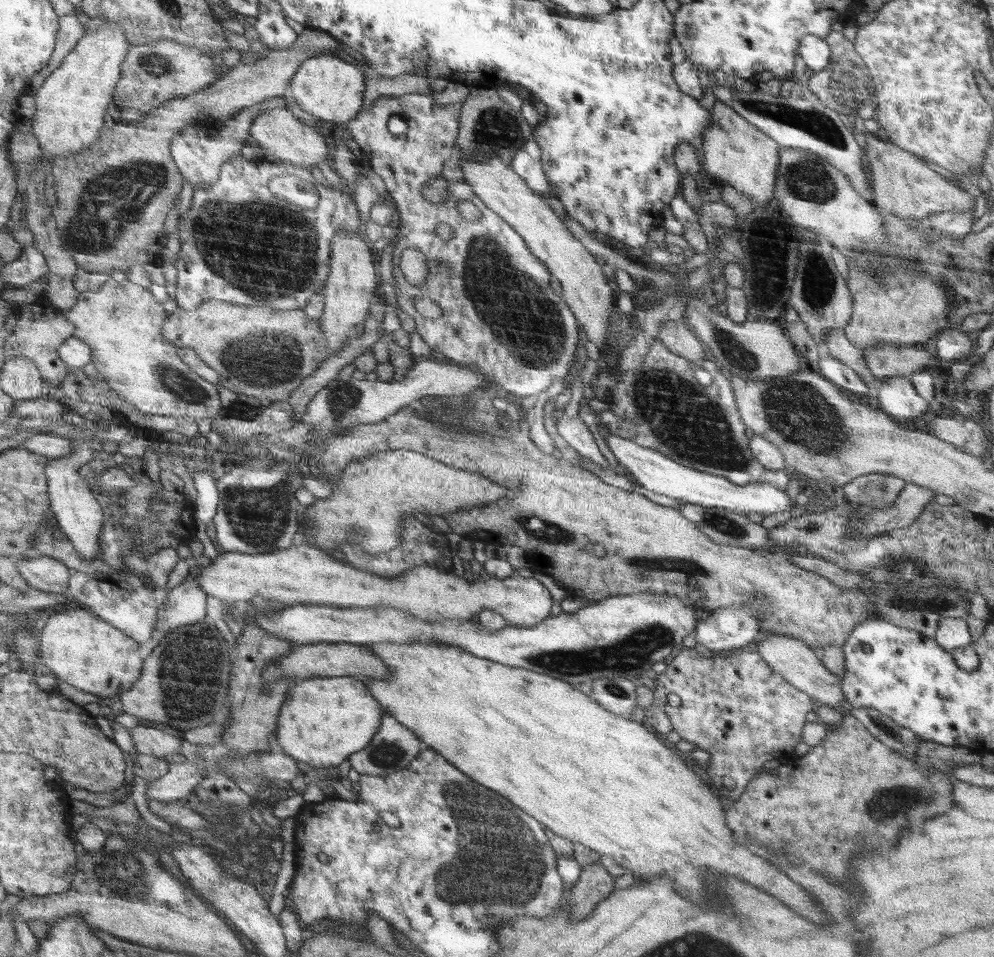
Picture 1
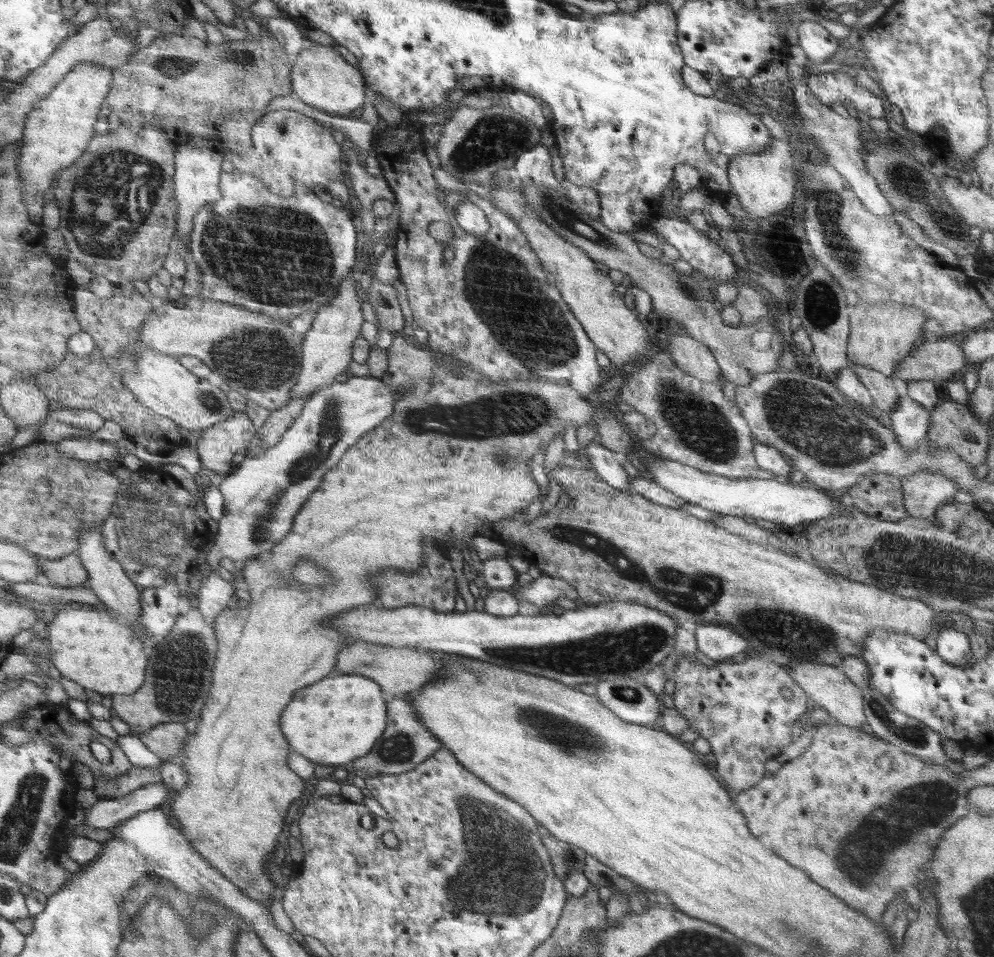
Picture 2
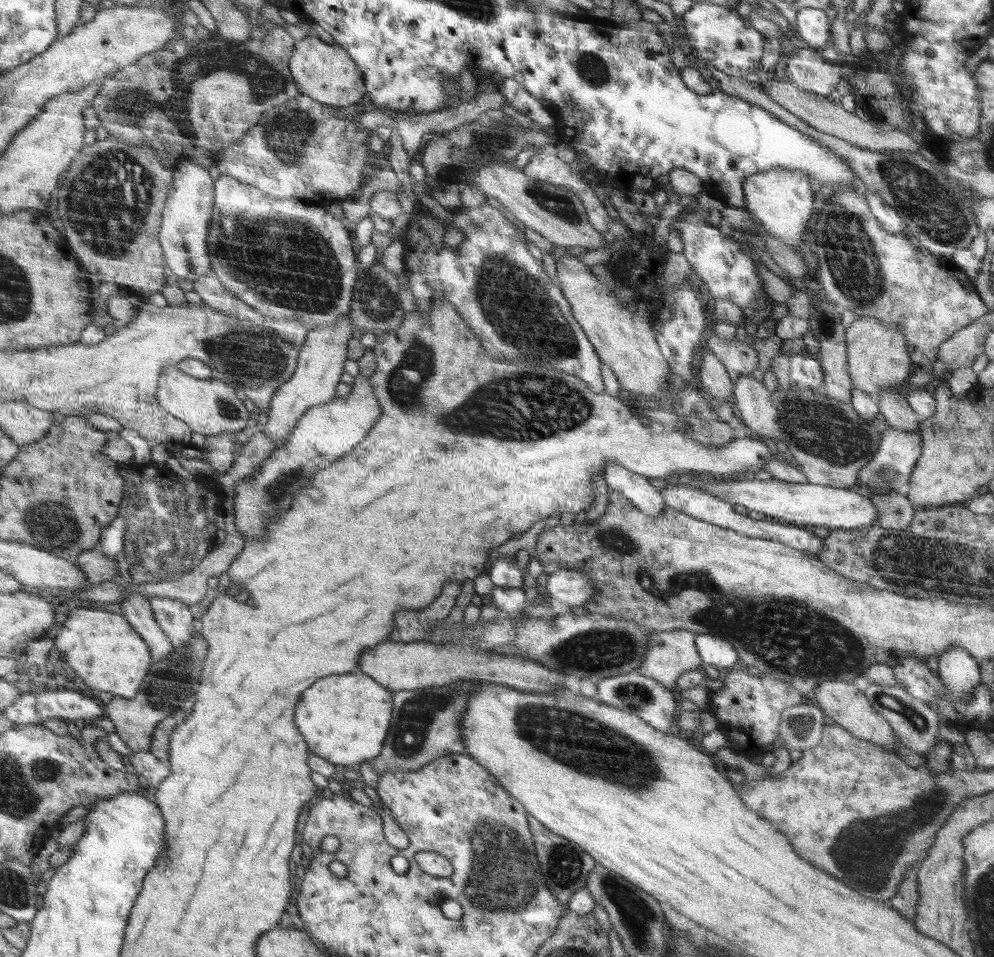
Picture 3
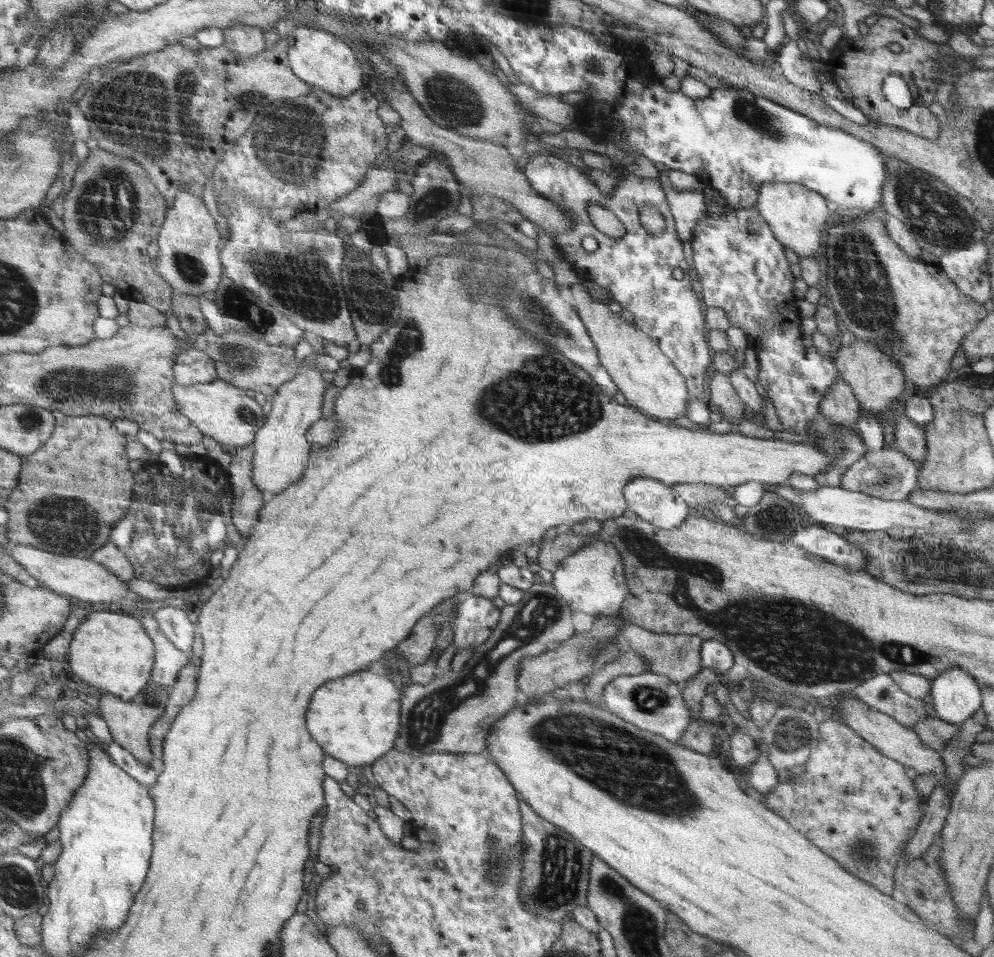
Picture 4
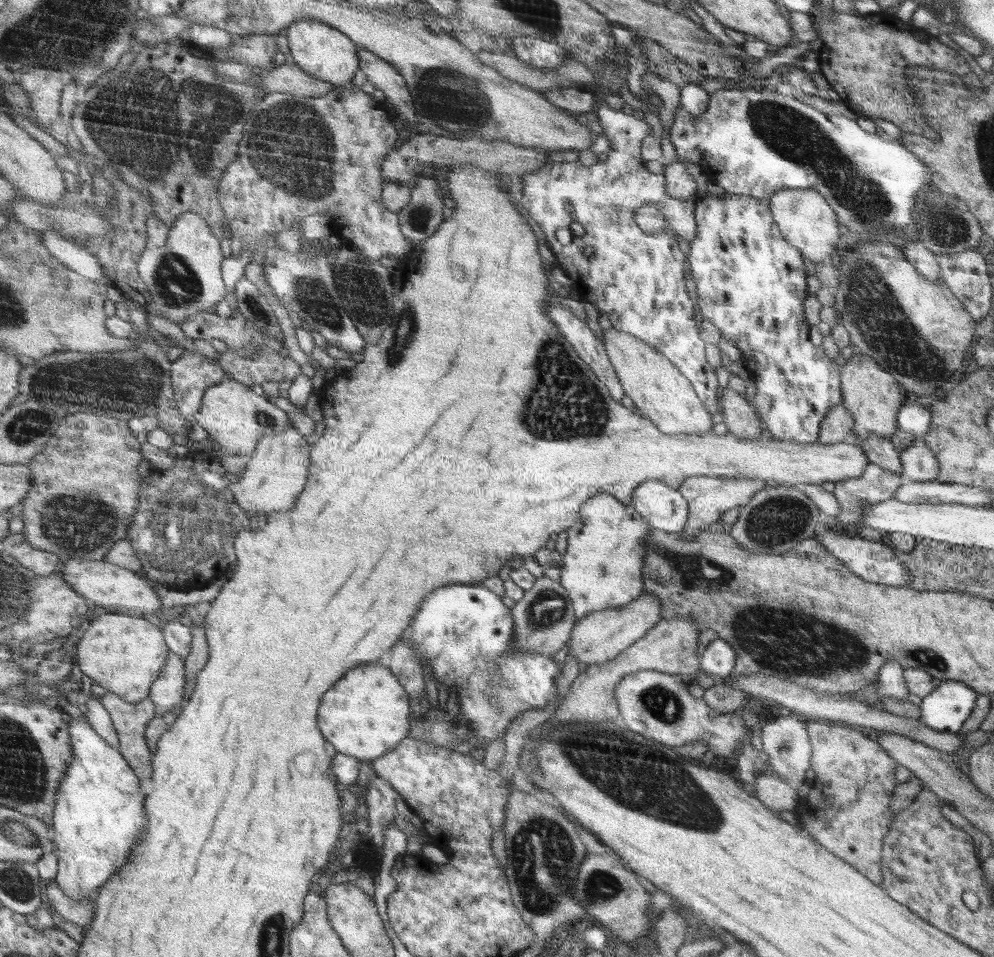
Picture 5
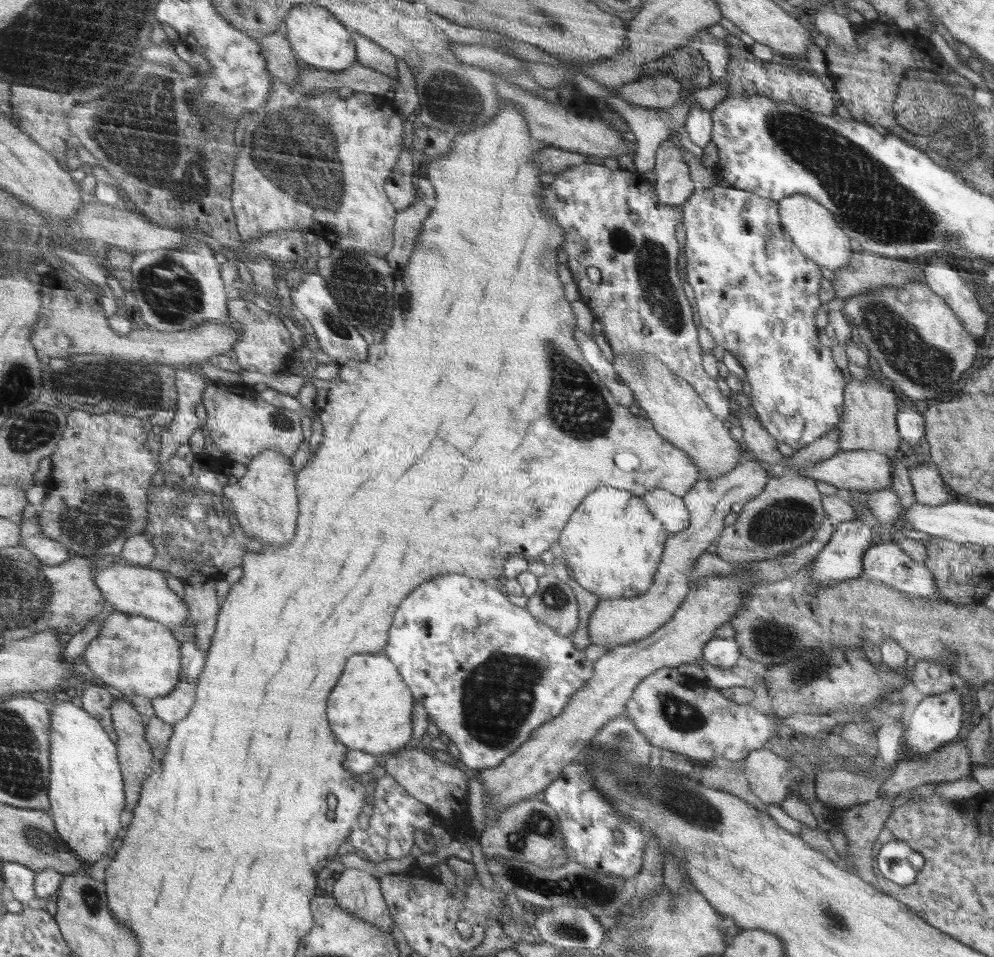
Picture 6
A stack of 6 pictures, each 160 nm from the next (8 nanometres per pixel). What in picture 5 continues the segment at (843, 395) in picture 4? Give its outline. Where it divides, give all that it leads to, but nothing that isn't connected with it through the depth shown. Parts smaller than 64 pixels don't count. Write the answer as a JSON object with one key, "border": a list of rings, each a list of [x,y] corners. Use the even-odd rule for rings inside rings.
{"border":[[[834,405],[821,422],[817,442],[825,445],[847,442],[854,425],[855,418],[849,410],[844,405]]]}

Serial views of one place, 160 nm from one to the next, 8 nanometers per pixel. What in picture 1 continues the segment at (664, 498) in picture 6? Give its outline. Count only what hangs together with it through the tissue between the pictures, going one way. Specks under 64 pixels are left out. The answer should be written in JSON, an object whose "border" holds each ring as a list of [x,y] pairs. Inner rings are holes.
{"border":[[[563,414],[556,423],[556,430],[581,456],[589,458],[594,464],[602,468],[610,467],[608,461],[600,453],[592,432],[586,427],[586,424],[580,419],[579,415],[570,417]]]}

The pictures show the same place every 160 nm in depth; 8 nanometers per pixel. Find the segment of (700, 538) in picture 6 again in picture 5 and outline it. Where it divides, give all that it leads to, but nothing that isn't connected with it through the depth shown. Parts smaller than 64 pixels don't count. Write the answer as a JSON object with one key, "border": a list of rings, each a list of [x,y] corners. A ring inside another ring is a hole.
{"border":[[[693,476],[682,482],[677,491],[686,499],[689,506],[688,522],[682,530],[683,539],[689,541],[694,535],[708,529],[712,522],[716,522],[723,512],[731,508],[748,504],[748,501],[754,494],[761,492],[766,487],[766,482],[762,479],[748,479],[747,476],[739,476],[738,478],[727,478],[724,476],[701,477]],[[644,594],[636,601],[629,602],[621,607],[607,610],[597,610],[583,616],[575,623],[572,629],[570,640],[568,640],[562,653],[566,651],[573,654],[578,662],[584,664],[604,664],[613,659],[624,649],[628,649],[633,642],[640,640],[661,618],[661,605],[658,598],[653,594]]]}

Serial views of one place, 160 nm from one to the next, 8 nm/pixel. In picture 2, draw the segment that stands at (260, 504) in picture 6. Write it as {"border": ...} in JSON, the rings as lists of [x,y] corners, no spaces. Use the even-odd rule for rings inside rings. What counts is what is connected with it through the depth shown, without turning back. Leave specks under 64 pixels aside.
{"border":[[[354,270],[341,282],[336,296],[326,306],[323,306],[316,314],[310,330],[303,336],[301,362],[301,374],[297,386],[291,390],[291,400],[308,395],[314,395],[321,388],[329,387],[334,382],[334,376],[340,372],[346,372],[346,366],[352,360],[354,342],[360,336],[362,326],[362,310],[360,310],[360,298],[354,288]]]}

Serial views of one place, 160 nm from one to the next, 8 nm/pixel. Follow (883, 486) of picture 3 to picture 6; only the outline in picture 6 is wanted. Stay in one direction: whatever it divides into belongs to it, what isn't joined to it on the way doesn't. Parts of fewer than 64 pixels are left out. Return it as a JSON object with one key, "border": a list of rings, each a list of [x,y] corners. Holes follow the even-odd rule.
{"border":[[[852,490],[852,494],[847,497],[846,501],[854,509],[855,517],[852,520],[837,523],[836,532],[830,537],[825,548],[817,554],[813,570],[811,570],[811,584],[807,588],[807,593],[815,593],[829,584],[862,576],[864,553],[875,541],[872,536],[873,528],[877,528],[881,524],[865,503],[865,496],[871,493],[872,491]]]}

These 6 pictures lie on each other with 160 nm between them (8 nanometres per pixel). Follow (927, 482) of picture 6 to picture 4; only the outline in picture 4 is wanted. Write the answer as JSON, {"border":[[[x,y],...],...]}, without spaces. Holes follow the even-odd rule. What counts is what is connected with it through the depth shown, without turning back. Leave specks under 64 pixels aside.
{"border":[[[896,414],[895,440],[906,456],[912,457],[916,466],[920,468],[927,461],[927,440],[924,427],[910,420],[905,414]]]}

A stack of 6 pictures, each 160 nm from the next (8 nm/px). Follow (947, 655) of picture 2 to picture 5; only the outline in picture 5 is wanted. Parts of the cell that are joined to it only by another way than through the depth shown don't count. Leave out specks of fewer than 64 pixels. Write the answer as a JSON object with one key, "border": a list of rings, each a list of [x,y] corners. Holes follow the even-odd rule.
{"border":[[[942,681],[929,696],[922,698],[921,721],[934,730],[958,734],[974,709],[977,696],[969,685]]]}

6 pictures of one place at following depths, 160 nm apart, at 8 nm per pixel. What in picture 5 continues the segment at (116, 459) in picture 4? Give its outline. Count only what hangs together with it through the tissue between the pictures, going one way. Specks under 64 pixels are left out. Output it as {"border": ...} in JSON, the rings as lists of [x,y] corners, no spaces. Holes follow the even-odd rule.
{"border":[[[78,412],[60,418],[57,432],[53,434],[52,440],[48,442],[44,449],[29,462],[27,467],[31,472],[30,486],[28,492],[21,500],[22,515],[24,521],[23,535],[24,538],[34,547],[44,551],[56,553],[60,560],[89,560],[102,561],[104,555],[118,542],[126,538],[126,533],[129,526],[134,524],[135,512],[138,512],[138,504],[140,504],[140,482],[142,479],[142,470],[138,470],[138,466],[142,466],[142,462],[146,462],[146,458],[142,456],[142,443],[145,443],[144,437],[138,438],[138,434],[134,434],[134,430],[130,430],[130,422],[123,418],[112,418],[105,412],[84,413]]]}

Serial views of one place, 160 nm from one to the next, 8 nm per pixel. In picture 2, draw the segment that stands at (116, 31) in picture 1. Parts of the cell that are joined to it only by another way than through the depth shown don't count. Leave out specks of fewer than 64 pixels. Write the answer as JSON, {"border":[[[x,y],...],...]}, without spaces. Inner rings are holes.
{"border":[[[82,61],[46,97],[34,104],[32,112],[29,112],[22,129],[19,173],[23,182],[22,202],[29,207],[32,222],[42,222],[42,192],[52,182],[54,172],[58,172],[58,168],[72,165],[90,145],[98,110],[104,98],[109,96],[112,79],[112,70],[108,67]]]}

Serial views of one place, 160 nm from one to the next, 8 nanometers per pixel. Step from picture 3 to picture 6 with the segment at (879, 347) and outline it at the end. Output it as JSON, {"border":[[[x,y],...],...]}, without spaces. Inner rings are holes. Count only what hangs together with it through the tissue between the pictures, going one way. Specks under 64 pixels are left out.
{"border":[[[870,372],[870,378],[863,381],[851,378],[849,385],[845,386],[845,412],[836,424],[841,434],[839,452],[845,450],[890,452],[898,448],[901,437],[898,436],[899,430],[896,430],[896,414],[898,413],[896,396],[890,390],[886,390],[872,372]]]}

